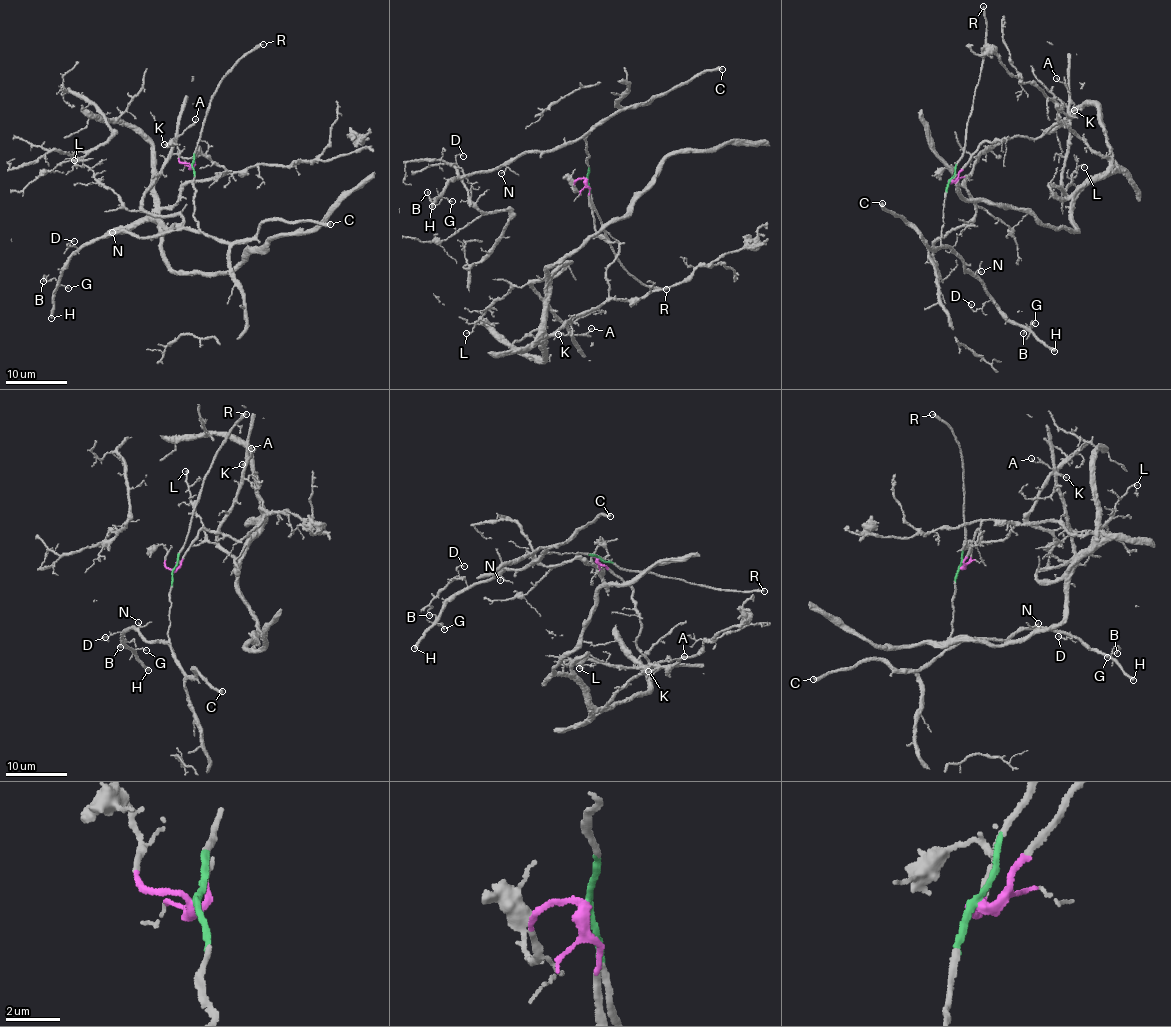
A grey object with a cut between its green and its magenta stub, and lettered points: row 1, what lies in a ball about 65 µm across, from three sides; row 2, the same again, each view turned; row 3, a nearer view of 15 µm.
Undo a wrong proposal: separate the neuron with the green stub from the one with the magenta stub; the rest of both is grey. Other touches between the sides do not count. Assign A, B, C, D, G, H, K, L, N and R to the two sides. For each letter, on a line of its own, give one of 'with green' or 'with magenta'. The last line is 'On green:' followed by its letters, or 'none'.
A: with magenta
B: with green
C: with green
D: with green
G: with green
H: with green
K: with magenta
L: with magenta
N: with green
R: with green
On green: B, C, D, G, H, N, R

